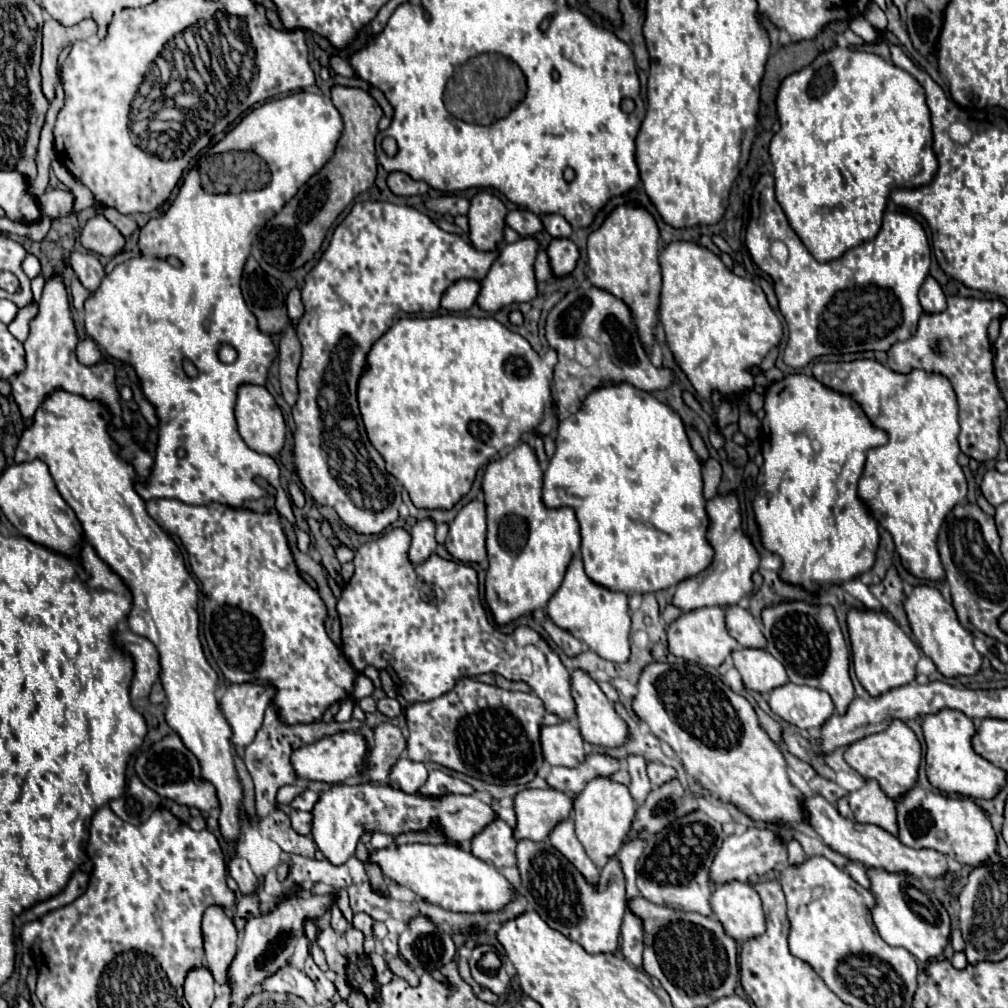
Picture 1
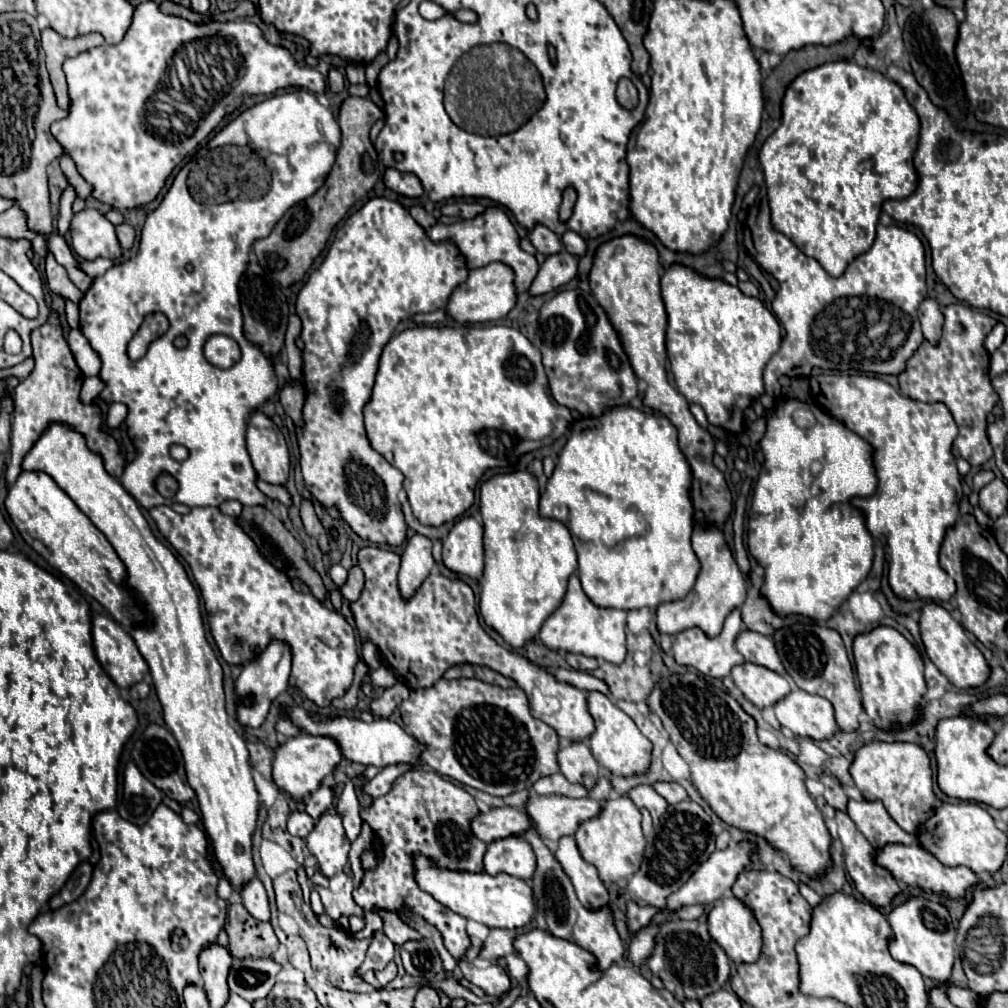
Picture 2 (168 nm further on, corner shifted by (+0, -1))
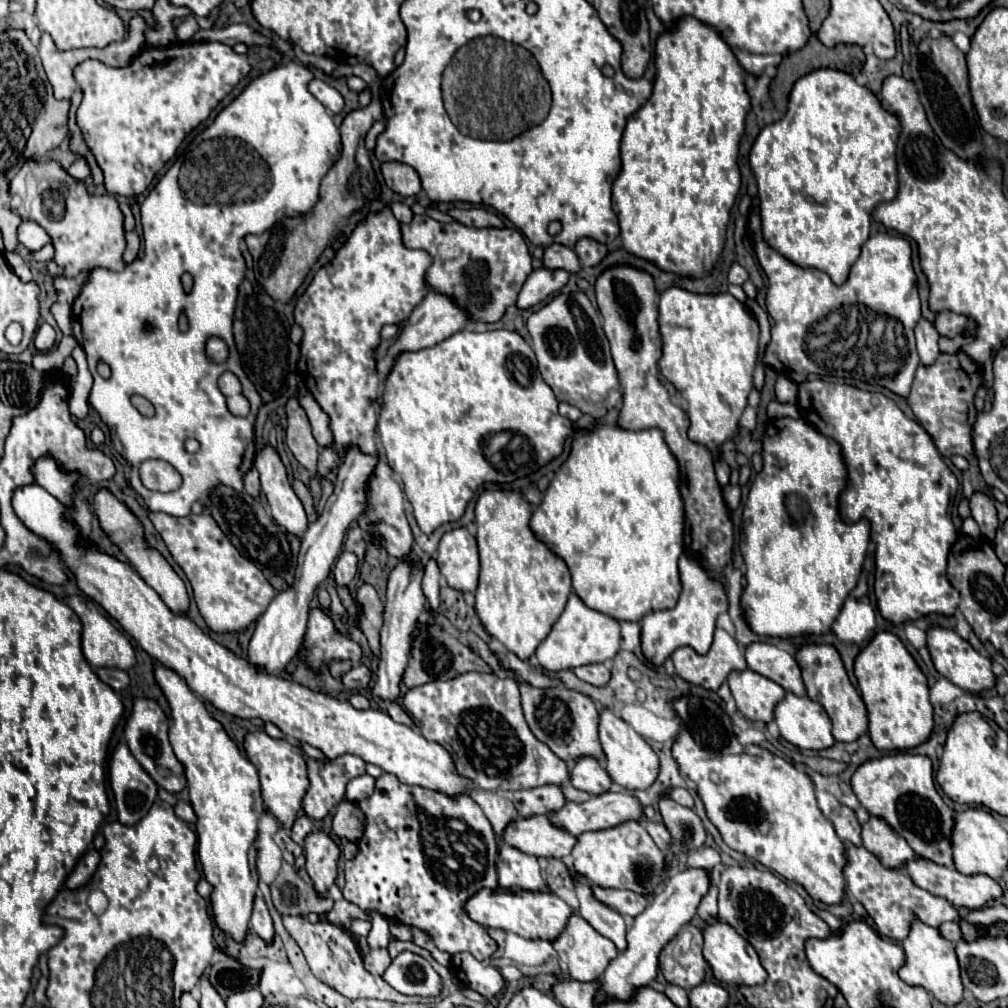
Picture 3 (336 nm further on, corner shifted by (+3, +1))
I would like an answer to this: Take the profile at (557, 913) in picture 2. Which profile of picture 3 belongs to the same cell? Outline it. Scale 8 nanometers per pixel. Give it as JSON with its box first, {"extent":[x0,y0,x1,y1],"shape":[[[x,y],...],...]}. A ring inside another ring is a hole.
{"extent":[553,915,617,983],"shape":[[[573,915],[569,919],[565,931],[553,941],[553,947],[559,955],[559,961],[565,963],[567,975],[581,983],[597,981],[603,975],[605,967],[611,963],[611,959],[617,957],[617,947],[603,935],[597,935],[597,931],[593,931],[593,927],[589,927],[589,923],[585,923],[585,919],[581,919],[579,915]]]}

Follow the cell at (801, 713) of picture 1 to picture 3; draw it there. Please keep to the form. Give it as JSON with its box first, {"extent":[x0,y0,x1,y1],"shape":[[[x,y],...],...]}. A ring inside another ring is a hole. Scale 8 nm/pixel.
{"extent":[775,693,835,751],"shape":[[[787,693],[775,707],[775,721],[781,737],[799,749],[821,751],[835,743],[825,709],[809,697]]]}

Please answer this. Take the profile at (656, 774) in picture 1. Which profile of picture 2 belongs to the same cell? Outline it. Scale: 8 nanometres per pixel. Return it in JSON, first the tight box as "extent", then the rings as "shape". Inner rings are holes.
{"extent":[654,781,688,803],"shape":[[[656,781],[654,783],[654,789],[668,801],[668,803],[680,803],[680,801],[684,801],[688,795],[686,795],[686,791],[684,791],[684,787],[680,785],[680,783],[666,783],[666,781]]]}

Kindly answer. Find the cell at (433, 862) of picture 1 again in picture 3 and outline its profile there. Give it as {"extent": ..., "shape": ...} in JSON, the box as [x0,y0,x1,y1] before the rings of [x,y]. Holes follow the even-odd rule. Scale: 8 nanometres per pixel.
{"extent":[465,891,575,941],"shape":[[[479,891],[477,895],[473,895],[473,899],[469,899],[469,903],[465,905],[465,911],[469,913],[469,917],[485,927],[495,927],[495,929],[503,929],[503,931],[511,931],[517,933],[525,939],[543,939],[543,941],[555,941],[565,925],[569,923],[569,917],[575,913],[563,899],[555,897],[553,893],[529,893],[529,891],[521,891],[519,893],[511,893],[511,891]]]}

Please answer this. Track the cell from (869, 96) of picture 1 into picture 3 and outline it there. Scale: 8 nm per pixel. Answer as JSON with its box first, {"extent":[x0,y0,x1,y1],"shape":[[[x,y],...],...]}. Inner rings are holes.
{"extent":[749,69,901,285],"shape":[[[817,69],[801,77],[791,95],[785,119],[761,129],[749,163],[759,187],[761,231],[765,243],[799,267],[813,267],[843,285],[861,245],[869,237],[869,219],[877,203],[897,195],[895,141],[901,125],[893,115],[881,111],[879,99],[855,83],[851,75],[833,69]]]}

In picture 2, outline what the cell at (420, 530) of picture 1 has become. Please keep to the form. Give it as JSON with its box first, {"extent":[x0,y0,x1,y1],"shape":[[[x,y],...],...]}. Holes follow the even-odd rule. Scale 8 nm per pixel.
{"extent":[398,533,434,597],"shape":[[[414,533],[402,553],[402,565],[398,573],[398,585],[402,597],[410,597],[428,577],[434,567],[432,557],[432,541],[426,535]]]}

